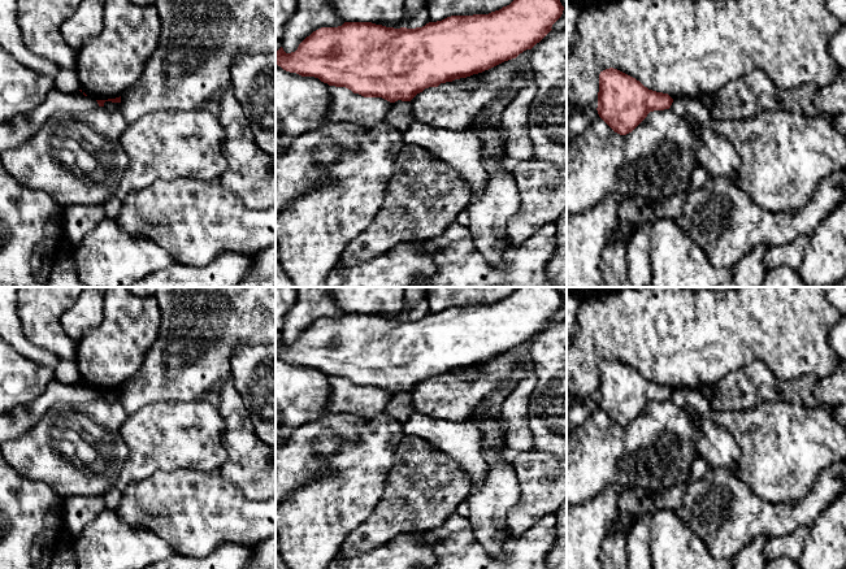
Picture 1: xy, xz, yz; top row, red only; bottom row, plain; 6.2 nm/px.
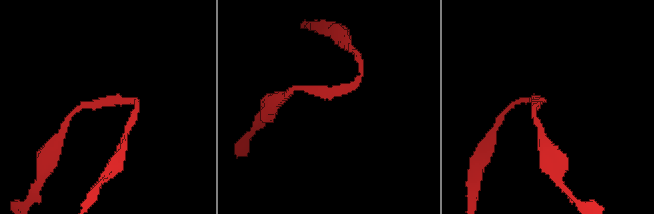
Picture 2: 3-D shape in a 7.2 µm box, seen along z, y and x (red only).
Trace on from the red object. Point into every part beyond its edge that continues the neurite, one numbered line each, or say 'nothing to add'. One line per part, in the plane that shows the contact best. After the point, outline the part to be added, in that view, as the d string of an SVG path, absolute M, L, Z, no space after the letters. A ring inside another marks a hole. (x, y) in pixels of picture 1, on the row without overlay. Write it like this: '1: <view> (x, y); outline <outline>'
nothing to add

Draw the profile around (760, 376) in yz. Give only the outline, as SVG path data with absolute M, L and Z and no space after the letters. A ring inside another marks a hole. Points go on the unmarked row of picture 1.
M755 361L719 382L710 401L713 411L742 411L781 399L814 409L819 405L814 395L817 382L816 377L802 377L780 383L765 362Z

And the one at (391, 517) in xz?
M404 434L395 449L381 501L368 520L343 539L339 555L360 556L387 544L398 535L425 534L456 514L459 504L468 498L470 490L469 475L457 461L426 439Z

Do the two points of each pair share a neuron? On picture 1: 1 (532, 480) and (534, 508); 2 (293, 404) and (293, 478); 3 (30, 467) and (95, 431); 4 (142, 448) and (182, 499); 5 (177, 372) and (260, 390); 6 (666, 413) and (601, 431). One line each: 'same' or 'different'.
1: same
2: different
3: same
4: different
5: different
6: same

